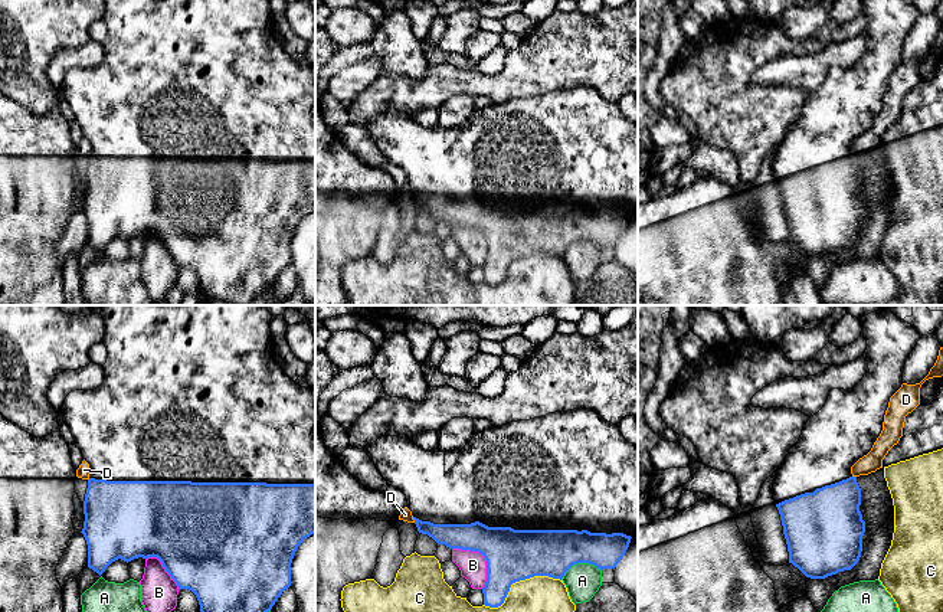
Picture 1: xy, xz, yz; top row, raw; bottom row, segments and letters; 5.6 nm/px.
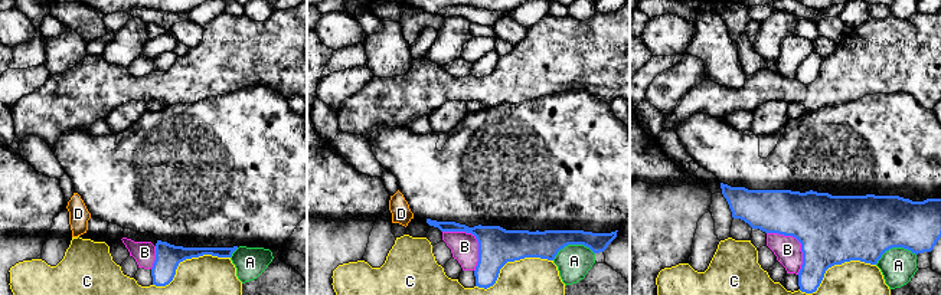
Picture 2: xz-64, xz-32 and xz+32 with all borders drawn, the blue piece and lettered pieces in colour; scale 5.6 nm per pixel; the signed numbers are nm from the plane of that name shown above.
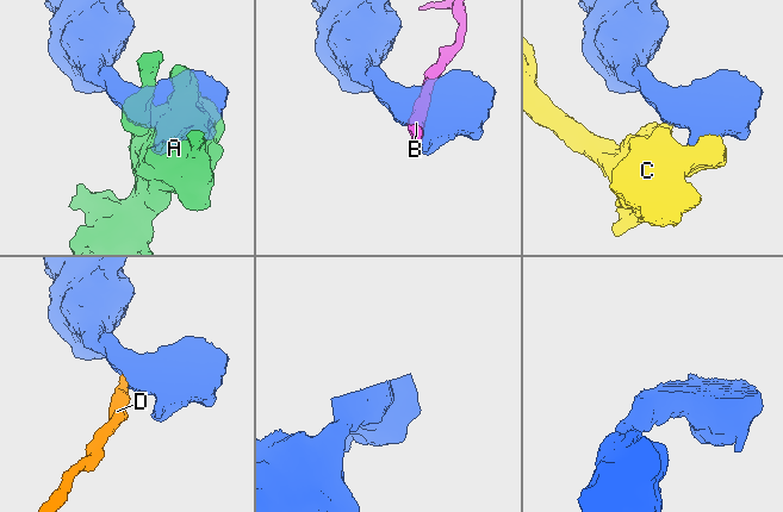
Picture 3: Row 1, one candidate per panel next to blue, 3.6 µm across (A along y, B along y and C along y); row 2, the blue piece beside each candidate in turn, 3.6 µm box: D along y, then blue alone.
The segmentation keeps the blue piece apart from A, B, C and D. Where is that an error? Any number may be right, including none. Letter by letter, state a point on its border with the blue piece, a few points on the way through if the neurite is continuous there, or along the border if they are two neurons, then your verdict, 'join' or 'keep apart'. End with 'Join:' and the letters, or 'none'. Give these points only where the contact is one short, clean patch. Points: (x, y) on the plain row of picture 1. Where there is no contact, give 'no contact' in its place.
A: xz (579, 239) | keep apart
B: xz (484, 234) | keep apart
C: xz (517, 258) | keep apart
D: xz (413, 196) | along xz (412, 195), (415, 199) | keep apart
Join: none

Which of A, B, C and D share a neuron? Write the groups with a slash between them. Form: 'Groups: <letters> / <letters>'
Groups: A / B / C / D

